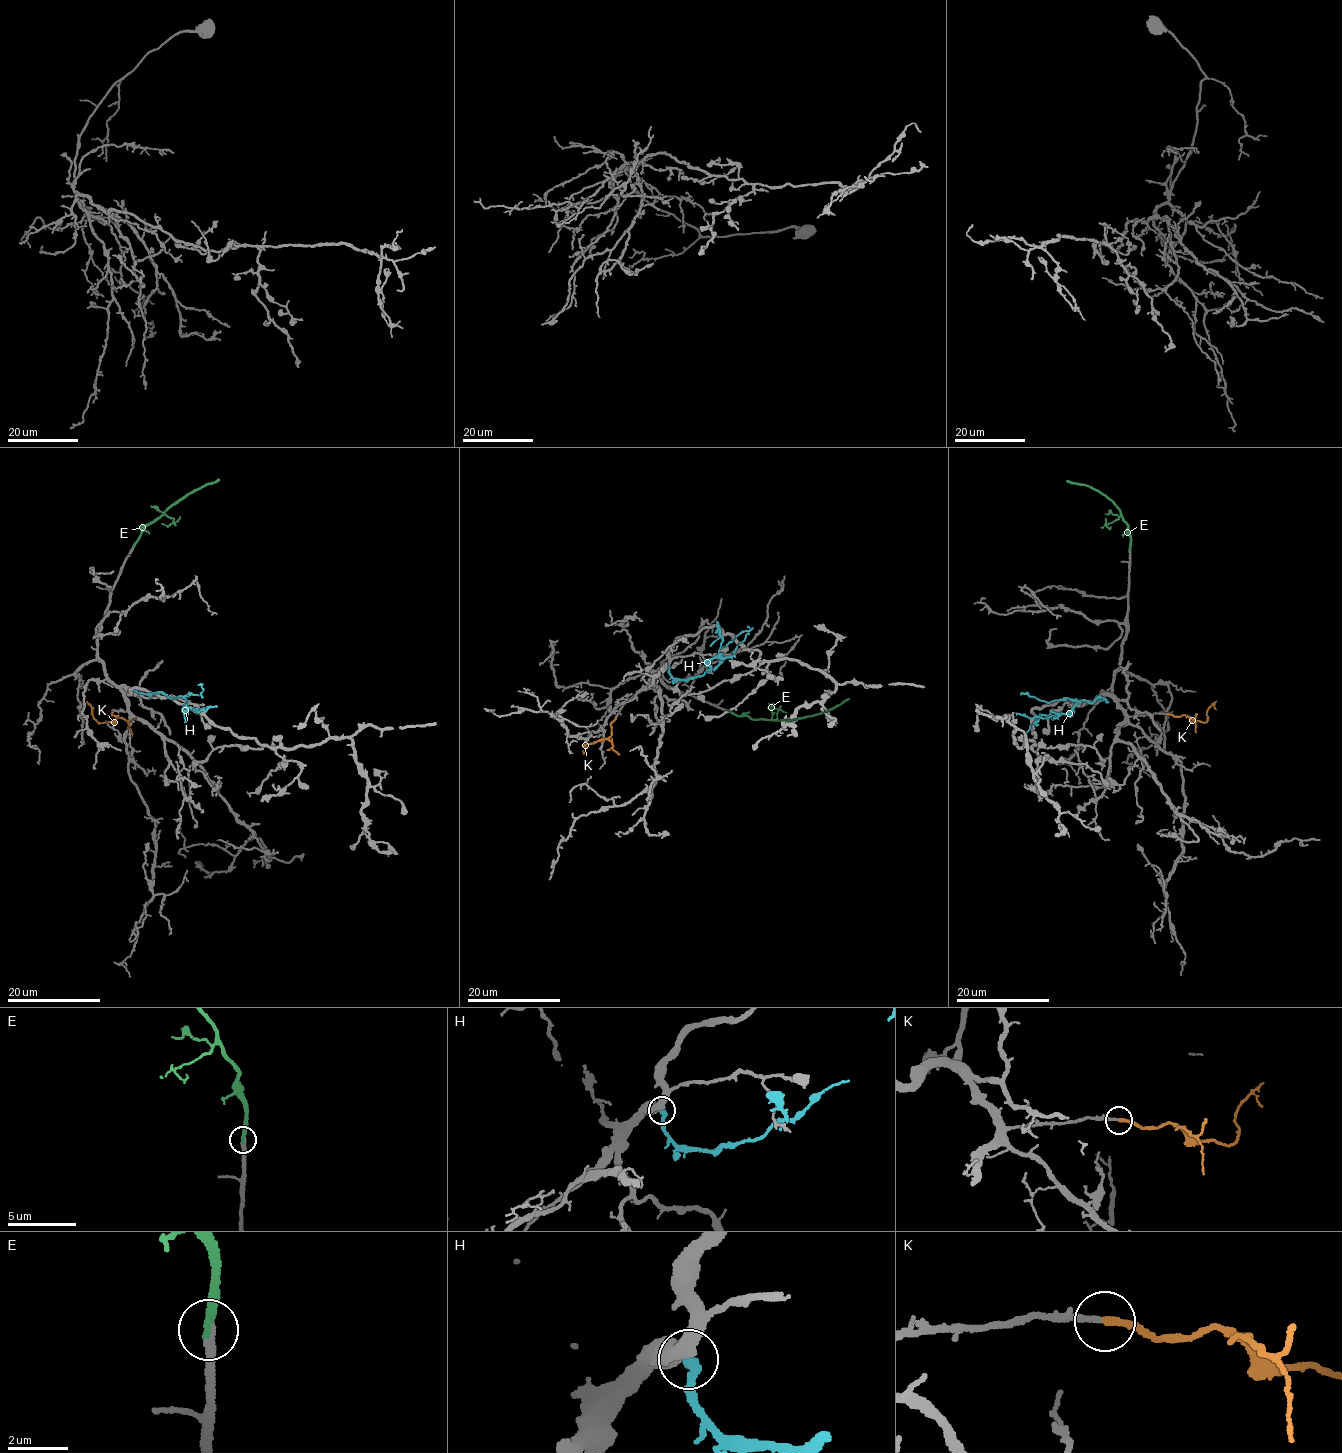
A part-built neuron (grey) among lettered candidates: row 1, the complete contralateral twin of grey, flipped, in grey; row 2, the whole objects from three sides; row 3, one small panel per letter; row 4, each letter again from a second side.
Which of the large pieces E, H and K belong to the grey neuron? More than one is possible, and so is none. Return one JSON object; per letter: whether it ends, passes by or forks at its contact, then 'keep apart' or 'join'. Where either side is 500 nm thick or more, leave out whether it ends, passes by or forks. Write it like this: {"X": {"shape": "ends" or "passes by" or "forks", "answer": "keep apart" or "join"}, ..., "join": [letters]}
{"E": {"shape": "ends", "answer": "join"}, "H": {"shape": "ends", "answer": "keep apart"}, "K": {"shape": "ends", "answer": "join"}, "join": ["E", "K"]}

